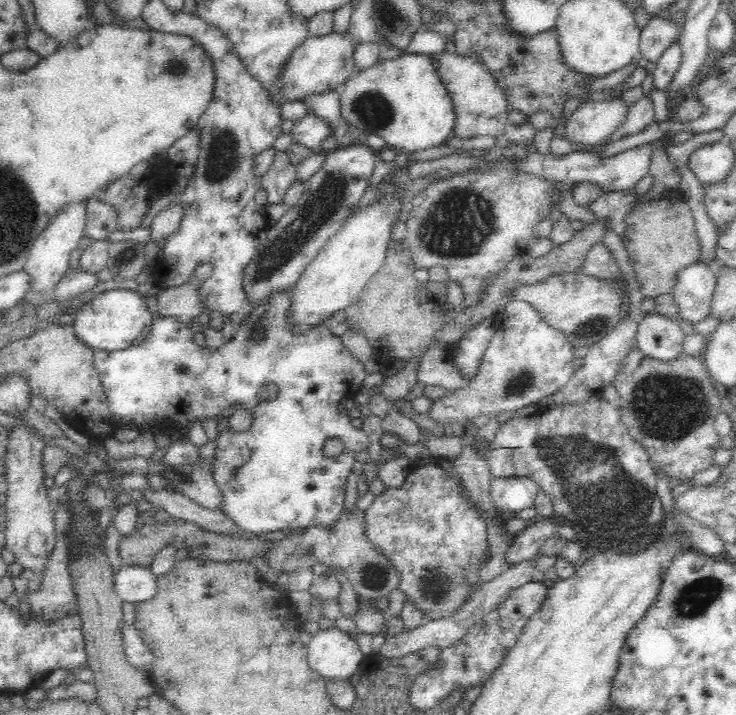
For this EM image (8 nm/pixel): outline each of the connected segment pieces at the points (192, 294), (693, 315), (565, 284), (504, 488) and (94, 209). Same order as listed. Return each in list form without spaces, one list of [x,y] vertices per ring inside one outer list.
[[[202,264],[195,270],[190,285],[171,287],[158,291],[156,300],[158,310],[156,316],[165,316],[177,320],[180,324],[189,326],[202,312],[198,301],[198,286],[213,275],[212,264]]]
[[[698,261],[681,268],[676,276],[673,295],[677,314],[692,324],[709,316],[709,308],[717,284],[717,271]]]
[[[574,270],[548,276],[537,284],[525,285],[515,292],[514,300],[530,303],[541,322],[561,332],[570,347],[590,347],[624,320],[619,313],[621,292],[625,291],[616,285],[608,285],[595,277]]]
[[[492,477],[489,486],[492,505],[502,516],[532,507],[538,491],[537,484],[526,477]]]
[[[94,196],[87,200],[85,210],[84,235],[94,241],[107,240],[116,230],[116,213],[113,208]]]

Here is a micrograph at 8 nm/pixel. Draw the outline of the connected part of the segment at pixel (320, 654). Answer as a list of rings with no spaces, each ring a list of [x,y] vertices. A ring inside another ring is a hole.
[[[336,626],[312,634],[307,651],[310,667],[325,679],[350,678],[364,657],[352,634]]]

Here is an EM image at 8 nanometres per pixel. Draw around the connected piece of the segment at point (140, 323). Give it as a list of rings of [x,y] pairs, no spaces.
[[[104,290],[92,296],[92,300],[82,304],[82,306],[73,313],[71,325],[73,332],[82,343],[91,346],[93,350],[124,350],[134,343],[141,341],[149,331],[154,314],[148,311],[145,298],[138,295],[138,292],[132,290]]]

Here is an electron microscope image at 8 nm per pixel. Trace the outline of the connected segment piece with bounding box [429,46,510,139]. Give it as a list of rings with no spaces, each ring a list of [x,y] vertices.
[[[450,46],[440,52],[429,54],[433,68],[450,95],[456,113],[453,136],[460,139],[474,136],[496,136],[504,133],[507,123],[507,100],[505,93],[492,73],[474,55],[456,53]]]

